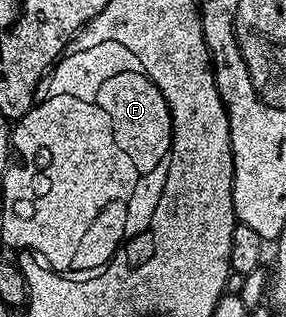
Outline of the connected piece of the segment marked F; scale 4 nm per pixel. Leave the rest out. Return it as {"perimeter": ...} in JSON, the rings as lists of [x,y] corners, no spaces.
{"perimeter":[[[124,69],[107,77],[103,83],[91,88],[90,102],[107,110],[113,118],[115,136],[119,146],[133,158],[133,162],[147,170],[151,168],[165,152],[169,138],[169,109],[167,100],[159,92],[159,88],[138,69]]]}

